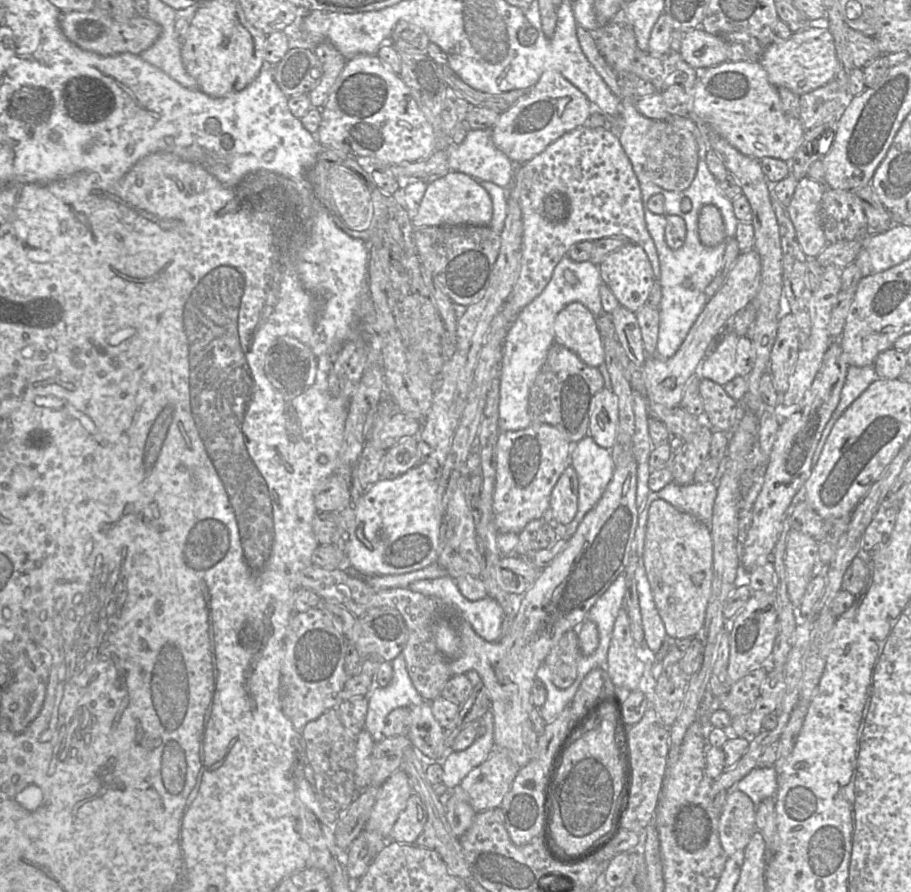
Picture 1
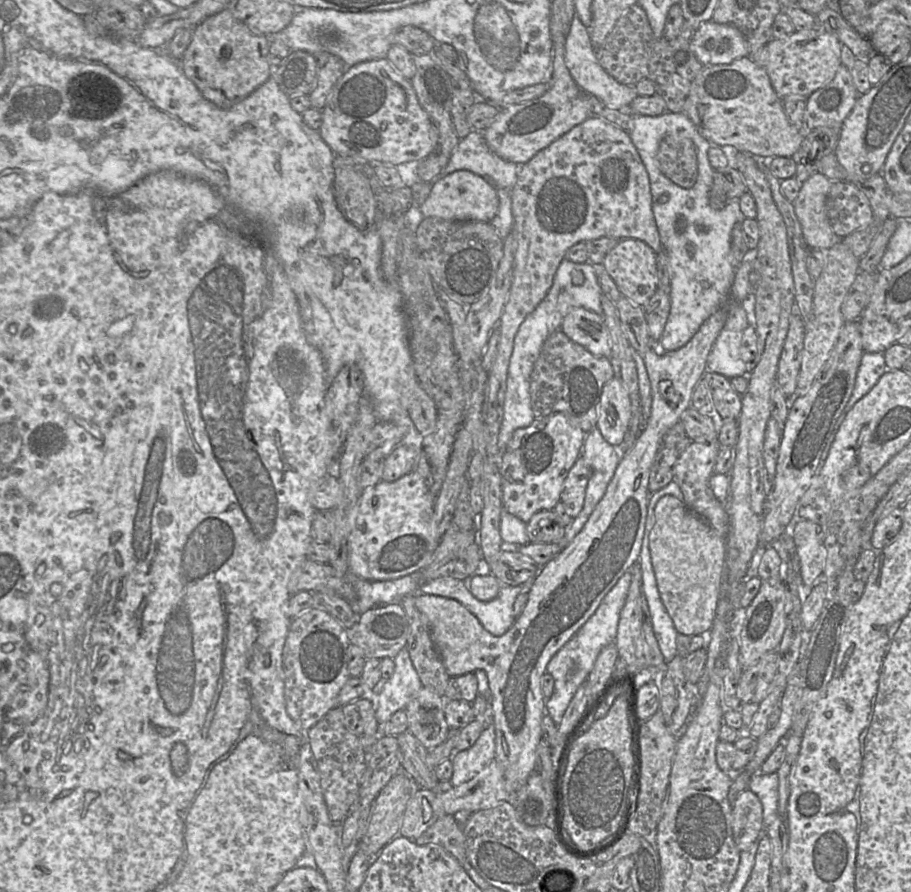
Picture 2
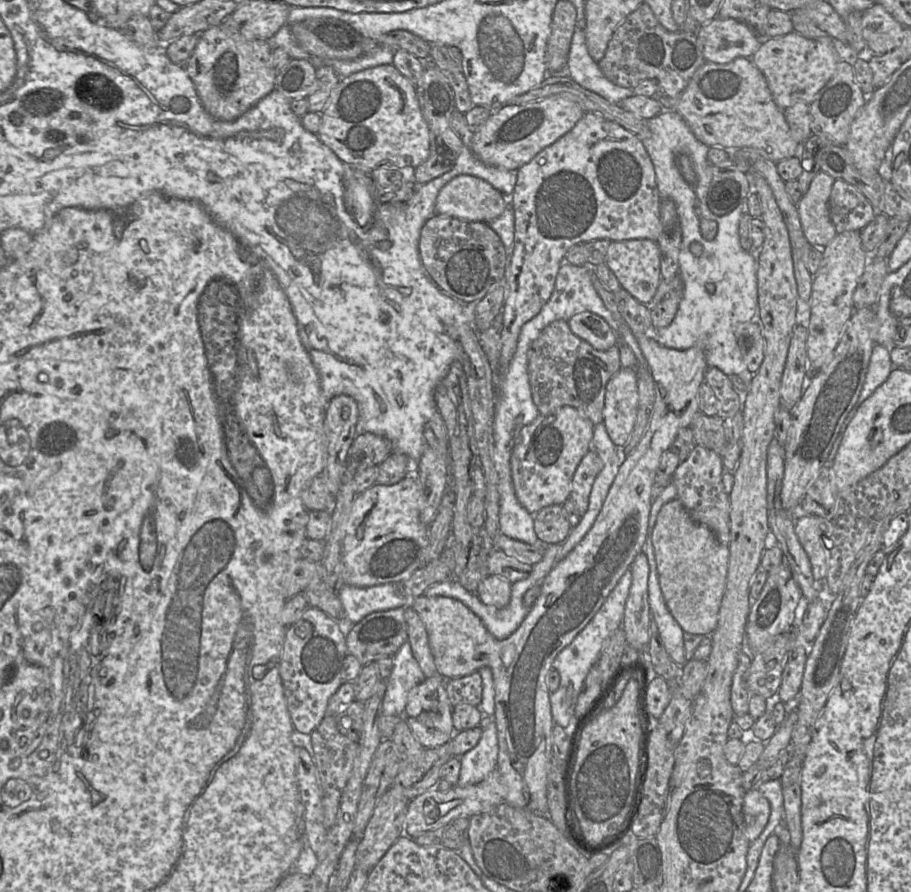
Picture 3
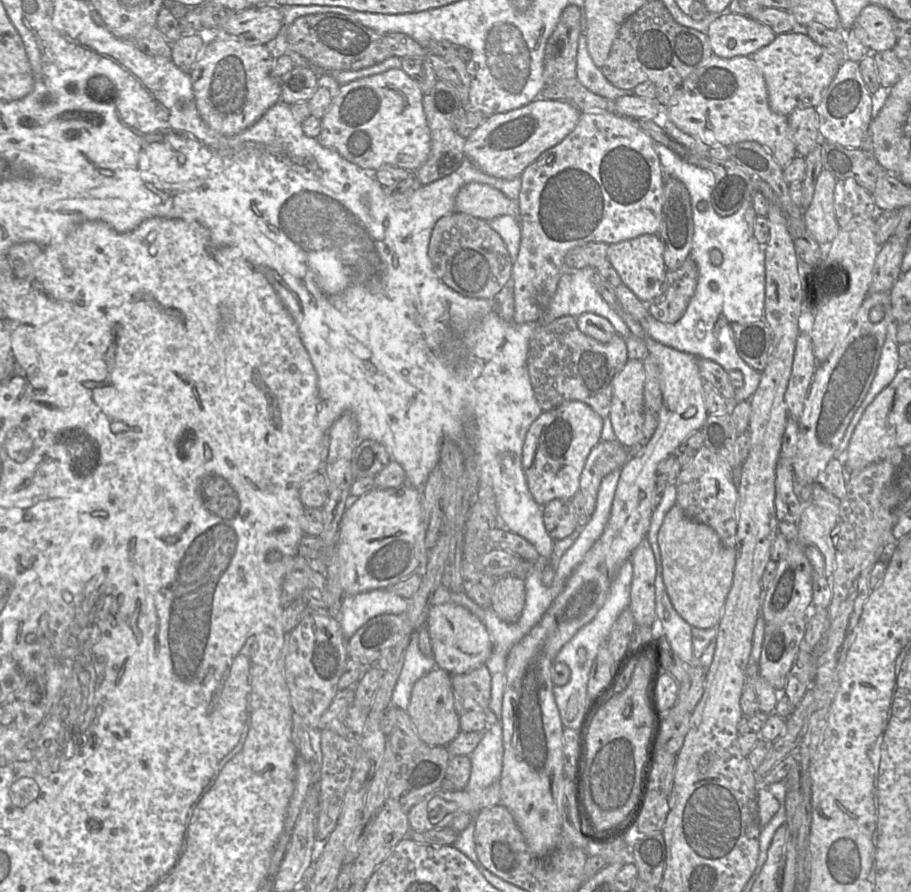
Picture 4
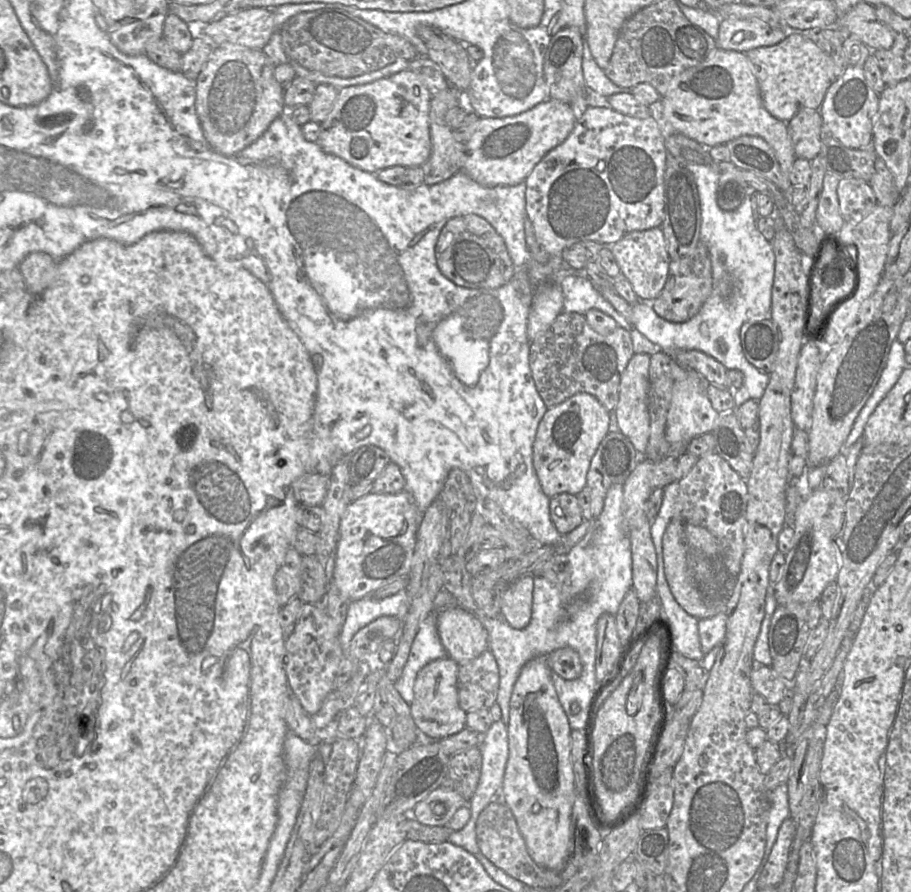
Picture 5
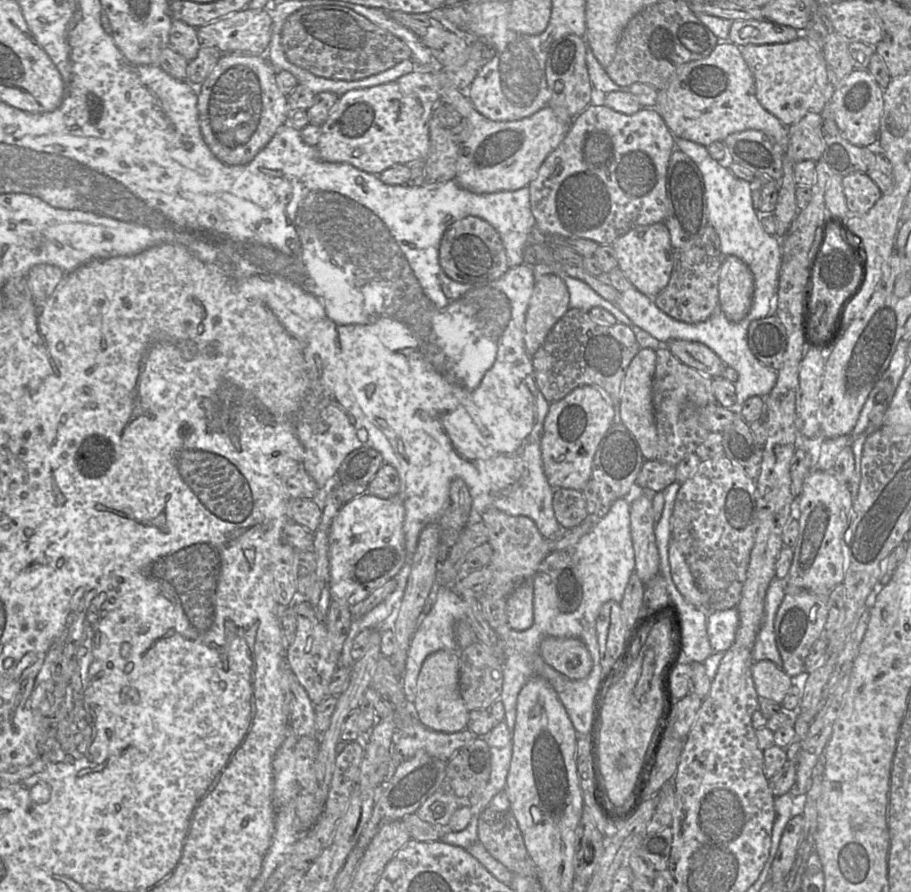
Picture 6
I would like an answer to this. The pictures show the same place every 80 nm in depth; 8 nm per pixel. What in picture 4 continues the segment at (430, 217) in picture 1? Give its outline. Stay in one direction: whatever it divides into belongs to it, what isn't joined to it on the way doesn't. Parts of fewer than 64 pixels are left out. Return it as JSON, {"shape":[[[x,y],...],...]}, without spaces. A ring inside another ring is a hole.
{"shape":[[[473,182],[463,186],[455,198],[455,211],[486,221],[509,214],[519,218],[518,202],[490,185]]]}

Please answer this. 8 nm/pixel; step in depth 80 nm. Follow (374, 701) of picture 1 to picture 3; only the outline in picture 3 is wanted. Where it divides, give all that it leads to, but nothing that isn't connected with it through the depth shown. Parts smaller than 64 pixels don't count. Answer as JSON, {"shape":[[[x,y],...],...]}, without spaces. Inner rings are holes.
{"shape":[[[406,641],[393,656],[393,670],[386,680],[382,714],[403,716],[410,691],[425,680],[410,643]]]}

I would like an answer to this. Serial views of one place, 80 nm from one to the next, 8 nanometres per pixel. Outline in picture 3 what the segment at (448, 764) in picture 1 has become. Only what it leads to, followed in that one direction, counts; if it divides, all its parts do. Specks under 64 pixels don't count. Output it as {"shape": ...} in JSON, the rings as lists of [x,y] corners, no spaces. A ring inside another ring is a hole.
{"shape":[[[493,721],[482,728],[476,746],[459,757],[461,768],[457,786],[477,784],[496,770],[498,750],[497,726]]]}

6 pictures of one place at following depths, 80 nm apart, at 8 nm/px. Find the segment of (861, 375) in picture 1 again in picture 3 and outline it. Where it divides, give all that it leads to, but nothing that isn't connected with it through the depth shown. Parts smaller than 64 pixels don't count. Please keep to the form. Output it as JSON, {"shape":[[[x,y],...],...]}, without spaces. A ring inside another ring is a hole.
{"shape":[[[875,345],[871,354],[864,384],[858,401],[847,417],[849,422],[863,402],[889,377],[894,366],[890,359],[890,350],[882,345]]]}

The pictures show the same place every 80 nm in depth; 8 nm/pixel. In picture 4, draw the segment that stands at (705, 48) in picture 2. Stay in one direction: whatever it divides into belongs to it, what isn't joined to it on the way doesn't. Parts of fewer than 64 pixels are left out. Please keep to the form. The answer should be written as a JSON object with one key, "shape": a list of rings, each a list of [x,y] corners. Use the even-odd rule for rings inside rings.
{"shape":[[[724,12],[711,22],[707,36],[713,55],[730,59],[751,57],[773,42],[777,35],[770,27],[751,17]]]}

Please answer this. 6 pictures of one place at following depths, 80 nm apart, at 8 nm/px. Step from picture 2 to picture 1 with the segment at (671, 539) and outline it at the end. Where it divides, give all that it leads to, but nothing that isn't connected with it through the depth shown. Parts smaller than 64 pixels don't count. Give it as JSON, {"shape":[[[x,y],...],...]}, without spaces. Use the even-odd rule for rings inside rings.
{"shape":[[[663,499],[649,507],[644,566],[655,605],[670,638],[695,637],[703,630],[713,579],[713,542],[709,526]]]}

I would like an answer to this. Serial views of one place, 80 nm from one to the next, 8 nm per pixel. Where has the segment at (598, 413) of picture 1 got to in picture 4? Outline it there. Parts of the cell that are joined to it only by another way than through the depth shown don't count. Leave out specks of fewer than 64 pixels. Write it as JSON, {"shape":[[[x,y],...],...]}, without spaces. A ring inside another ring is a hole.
{"shape":[[[628,360],[612,381],[609,418],[616,440],[626,448],[643,442],[645,369],[642,360]]]}

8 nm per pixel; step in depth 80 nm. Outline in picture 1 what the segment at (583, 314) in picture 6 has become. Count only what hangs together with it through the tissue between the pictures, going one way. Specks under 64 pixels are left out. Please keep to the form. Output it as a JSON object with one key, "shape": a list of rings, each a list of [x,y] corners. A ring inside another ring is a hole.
{"shape":[[[554,342],[530,390],[528,411],[532,424],[549,424],[557,428],[568,442],[577,443],[589,433],[591,401],[594,395],[604,387],[604,378],[598,368],[588,366],[577,354]]]}

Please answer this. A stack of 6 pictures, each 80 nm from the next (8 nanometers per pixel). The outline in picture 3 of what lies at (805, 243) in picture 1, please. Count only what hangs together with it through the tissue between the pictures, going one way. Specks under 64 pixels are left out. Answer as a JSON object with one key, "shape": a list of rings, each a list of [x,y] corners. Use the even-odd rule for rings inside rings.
{"shape":[[[819,171],[796,205],[805,238],[814,246],[826,247],[838,234],[829,210],[834,181],[827,173]]]}

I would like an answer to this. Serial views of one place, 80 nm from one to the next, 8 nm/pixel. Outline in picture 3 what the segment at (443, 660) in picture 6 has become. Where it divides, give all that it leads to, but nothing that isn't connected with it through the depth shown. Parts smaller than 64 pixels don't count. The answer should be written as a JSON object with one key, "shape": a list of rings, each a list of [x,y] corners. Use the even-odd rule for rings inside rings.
{"shape":[[[440,675],[425,678],[408,695],[404,719],[423,748],[443,745],[449,742],[455,733],[452,721],[453,705],[447,695],[446,681]]]}

